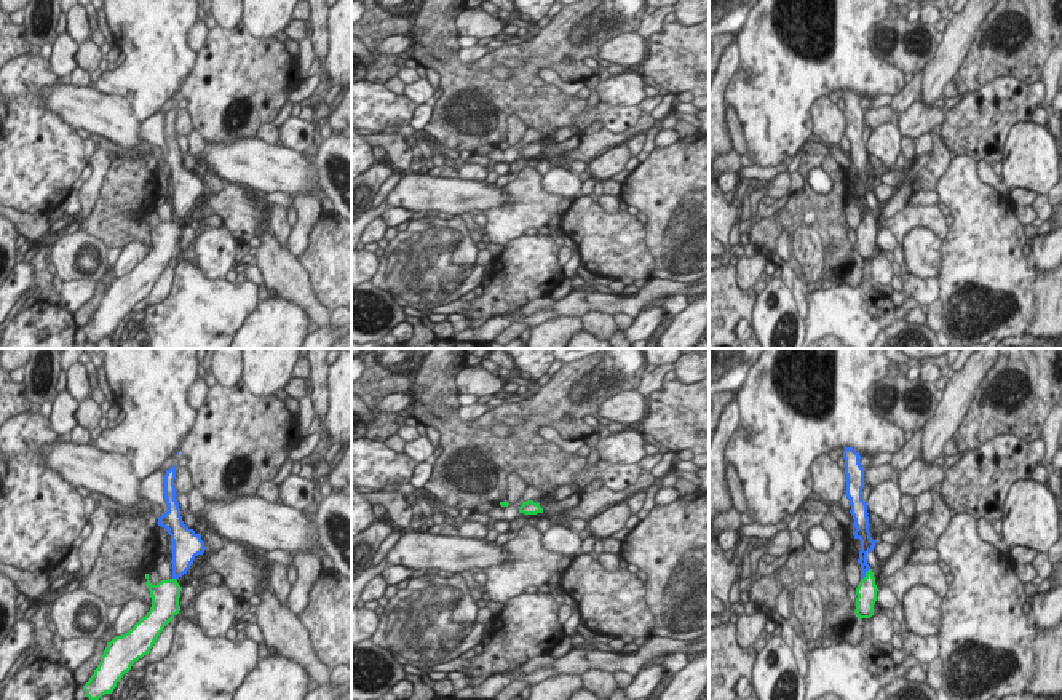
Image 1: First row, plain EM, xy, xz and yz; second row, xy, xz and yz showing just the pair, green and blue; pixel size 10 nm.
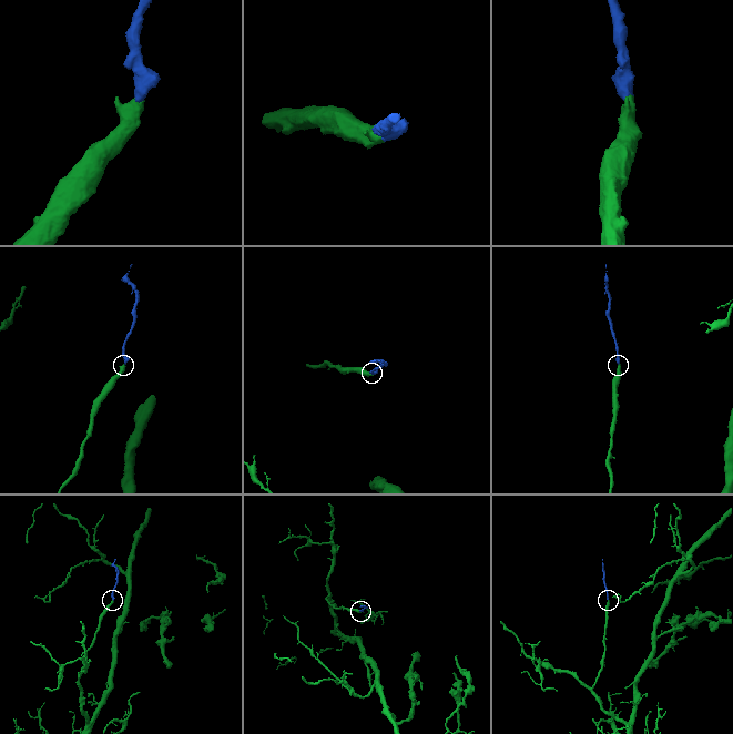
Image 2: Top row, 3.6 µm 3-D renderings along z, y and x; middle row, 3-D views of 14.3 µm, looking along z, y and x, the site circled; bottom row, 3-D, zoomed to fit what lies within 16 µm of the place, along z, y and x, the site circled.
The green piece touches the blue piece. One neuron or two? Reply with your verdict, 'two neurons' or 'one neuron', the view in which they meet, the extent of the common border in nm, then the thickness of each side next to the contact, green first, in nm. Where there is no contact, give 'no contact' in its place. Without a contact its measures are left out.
one neuron | yz | 150 nm | 200/100 nm

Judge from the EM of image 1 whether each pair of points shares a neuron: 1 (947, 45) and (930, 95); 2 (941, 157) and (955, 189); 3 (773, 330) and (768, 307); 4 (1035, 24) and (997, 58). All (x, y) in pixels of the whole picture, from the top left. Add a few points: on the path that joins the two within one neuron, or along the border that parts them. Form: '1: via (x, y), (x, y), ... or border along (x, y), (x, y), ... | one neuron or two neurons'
1: via (947, 58), (933, 82) | one neuron
2: border along (952, 160), (935, 190) | two neurons
3: via (773, 325), (773, 312) | one neuron
4: via (1032, 35), (1014, 55), (1008, 56) | one neuron

